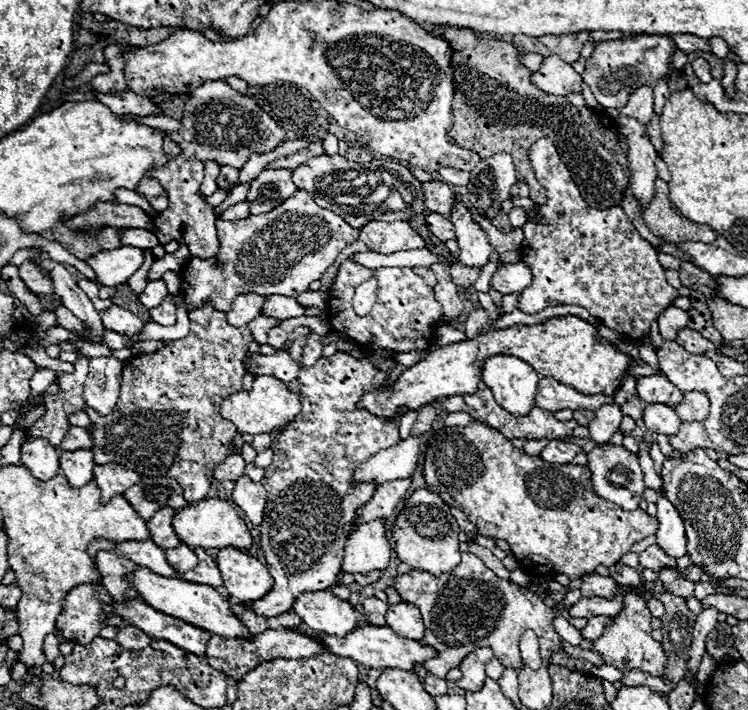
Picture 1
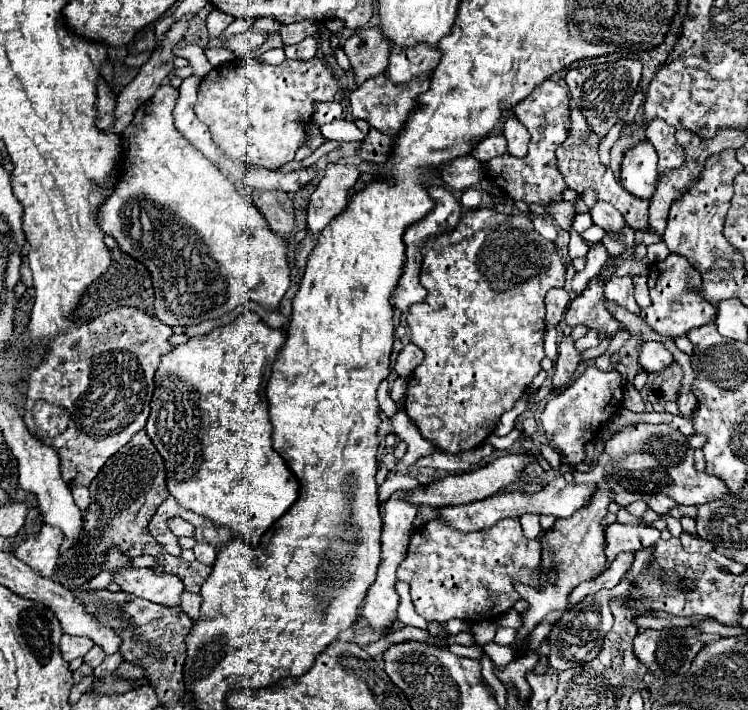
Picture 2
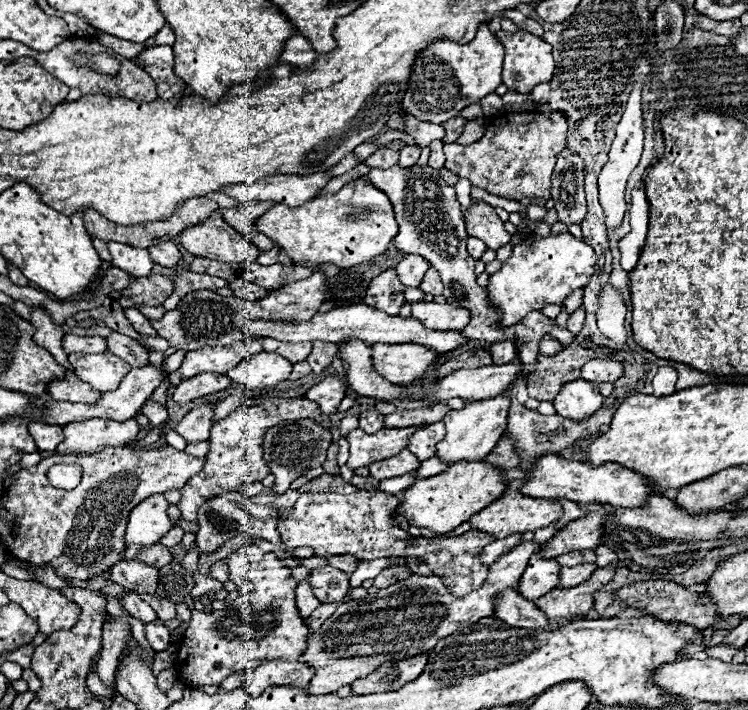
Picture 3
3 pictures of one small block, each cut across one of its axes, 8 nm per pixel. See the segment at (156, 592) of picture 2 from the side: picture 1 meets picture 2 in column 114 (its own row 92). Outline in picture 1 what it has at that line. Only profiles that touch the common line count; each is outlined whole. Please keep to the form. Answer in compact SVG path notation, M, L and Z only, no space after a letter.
M546 56L542 68L532 74L532 82L540 90L556 96L582 92L582 76L574 72L574 68L560 56Z

